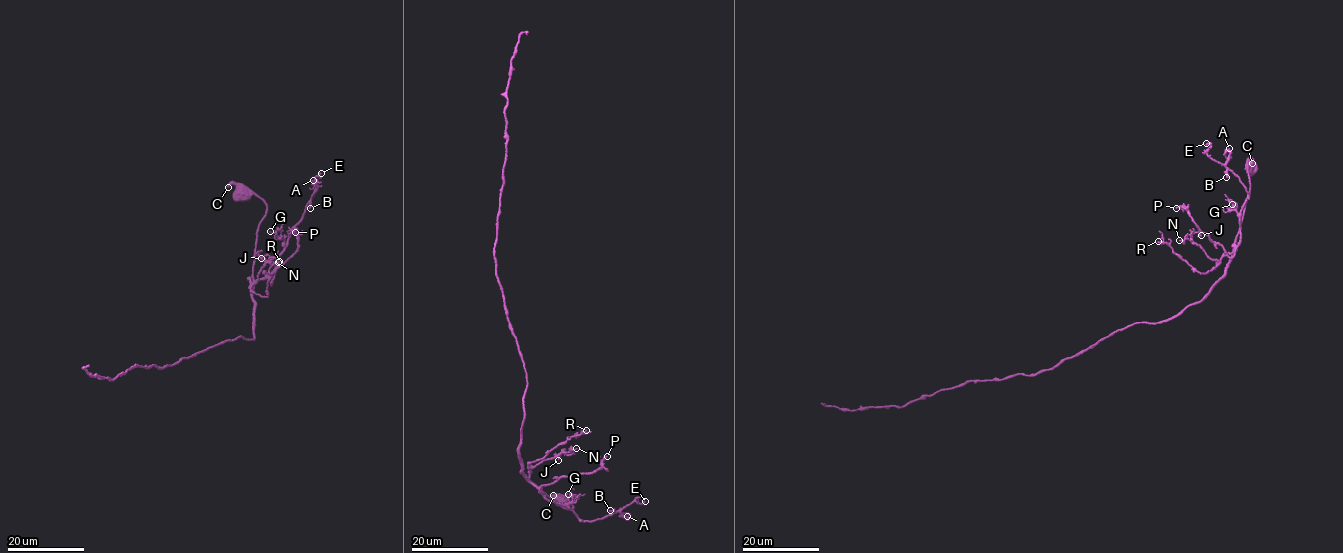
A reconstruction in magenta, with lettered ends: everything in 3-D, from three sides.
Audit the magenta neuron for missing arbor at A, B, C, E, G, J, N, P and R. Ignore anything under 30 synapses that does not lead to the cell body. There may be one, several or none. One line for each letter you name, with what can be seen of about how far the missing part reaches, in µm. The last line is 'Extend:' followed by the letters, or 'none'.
Extend: none

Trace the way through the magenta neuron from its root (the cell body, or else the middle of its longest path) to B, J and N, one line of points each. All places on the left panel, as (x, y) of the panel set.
B: (213, 346), (240, 336), (255, 339), (254, 285), (274, 269), (277, 256), (283, 250), (309, 201), (310, 208)
J: (213, 346), (240, 336), (255, 339), (254, 281), (249, 278), (257, 282), (265, 262), (261, 258)
N: (213, 346), (240, 336), (255, 339), (254, 281), (249, 278), (252, 283), (257, 282), (265, 263), (278, 262)

